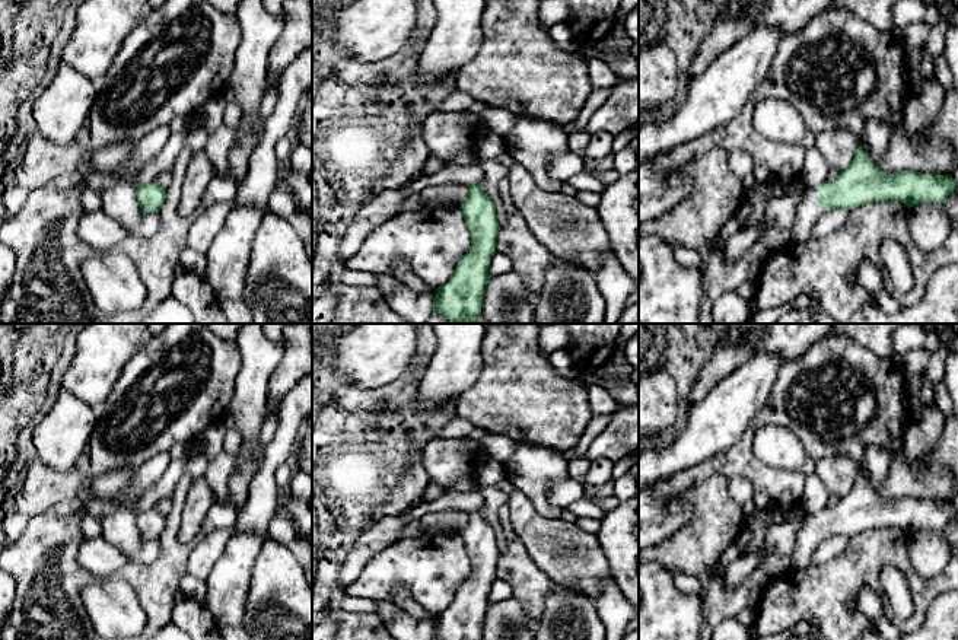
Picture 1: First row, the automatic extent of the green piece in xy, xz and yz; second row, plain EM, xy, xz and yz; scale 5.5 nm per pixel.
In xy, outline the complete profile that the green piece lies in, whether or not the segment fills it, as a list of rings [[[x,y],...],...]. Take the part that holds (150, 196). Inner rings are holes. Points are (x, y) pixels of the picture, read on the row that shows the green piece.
[[[149,182],[137,188],[137,200],[143,211],[159,213],[166,198],[166,190],[156,182]]]

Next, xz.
[[[483,181],[467,187],[467,200],[459,208],[470,230],[471,246],[458,261],[452,278],[436,289],[433,313],[455,324],[474,324],[481,313],[500,225],[493,200],[483,191]]]

